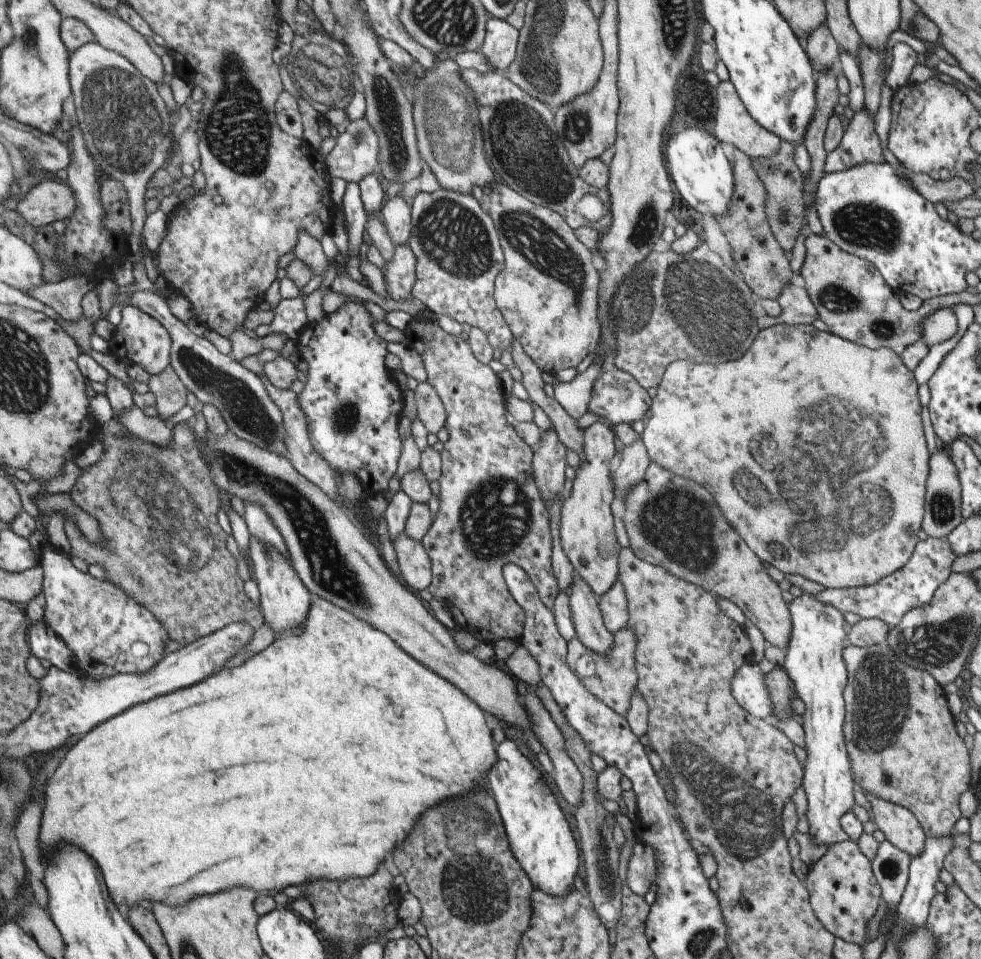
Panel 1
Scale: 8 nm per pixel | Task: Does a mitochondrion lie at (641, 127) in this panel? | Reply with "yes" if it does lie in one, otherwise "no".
no

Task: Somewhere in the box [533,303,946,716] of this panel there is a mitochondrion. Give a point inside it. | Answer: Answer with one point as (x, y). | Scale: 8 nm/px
(814, 476)

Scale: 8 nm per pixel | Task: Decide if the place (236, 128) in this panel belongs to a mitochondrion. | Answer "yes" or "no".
yes

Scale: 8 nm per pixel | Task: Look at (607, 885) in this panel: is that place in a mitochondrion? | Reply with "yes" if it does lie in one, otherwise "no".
yes

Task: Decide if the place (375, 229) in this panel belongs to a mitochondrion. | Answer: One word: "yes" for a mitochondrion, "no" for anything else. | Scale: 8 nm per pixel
no

